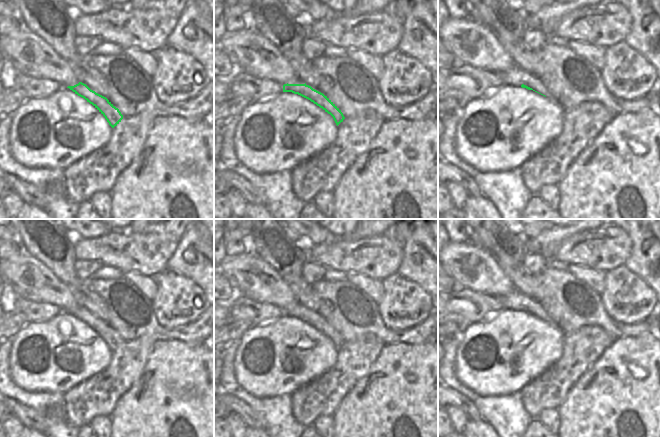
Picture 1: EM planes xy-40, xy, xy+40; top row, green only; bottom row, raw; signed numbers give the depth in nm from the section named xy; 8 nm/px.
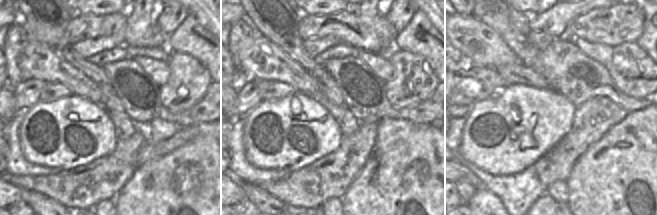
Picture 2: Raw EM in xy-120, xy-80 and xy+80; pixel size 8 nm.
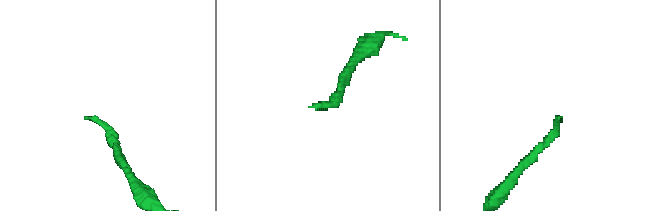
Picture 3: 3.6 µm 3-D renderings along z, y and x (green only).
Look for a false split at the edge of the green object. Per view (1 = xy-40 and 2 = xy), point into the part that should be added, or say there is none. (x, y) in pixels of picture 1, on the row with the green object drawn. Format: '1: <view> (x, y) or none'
1: none
2: xy (294, 81)

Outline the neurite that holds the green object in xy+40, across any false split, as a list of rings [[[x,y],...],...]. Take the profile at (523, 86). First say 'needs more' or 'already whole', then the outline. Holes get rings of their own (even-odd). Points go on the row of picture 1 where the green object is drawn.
needs more; [[[518,66],[498,72],[498,75],[503,81],[503,84],[508,86],[521,86],[522,88],[533,90],[547,98],[551,98],[547,88],[536,76],[522,70]]]

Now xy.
needs more; [[[297,77],[283,85],[283,92],[298,94],[330,114],[338,126],[345,119],[341,110],[320,90],[313,88]]]

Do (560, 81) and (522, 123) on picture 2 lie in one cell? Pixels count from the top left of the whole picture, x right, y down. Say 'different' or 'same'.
different

